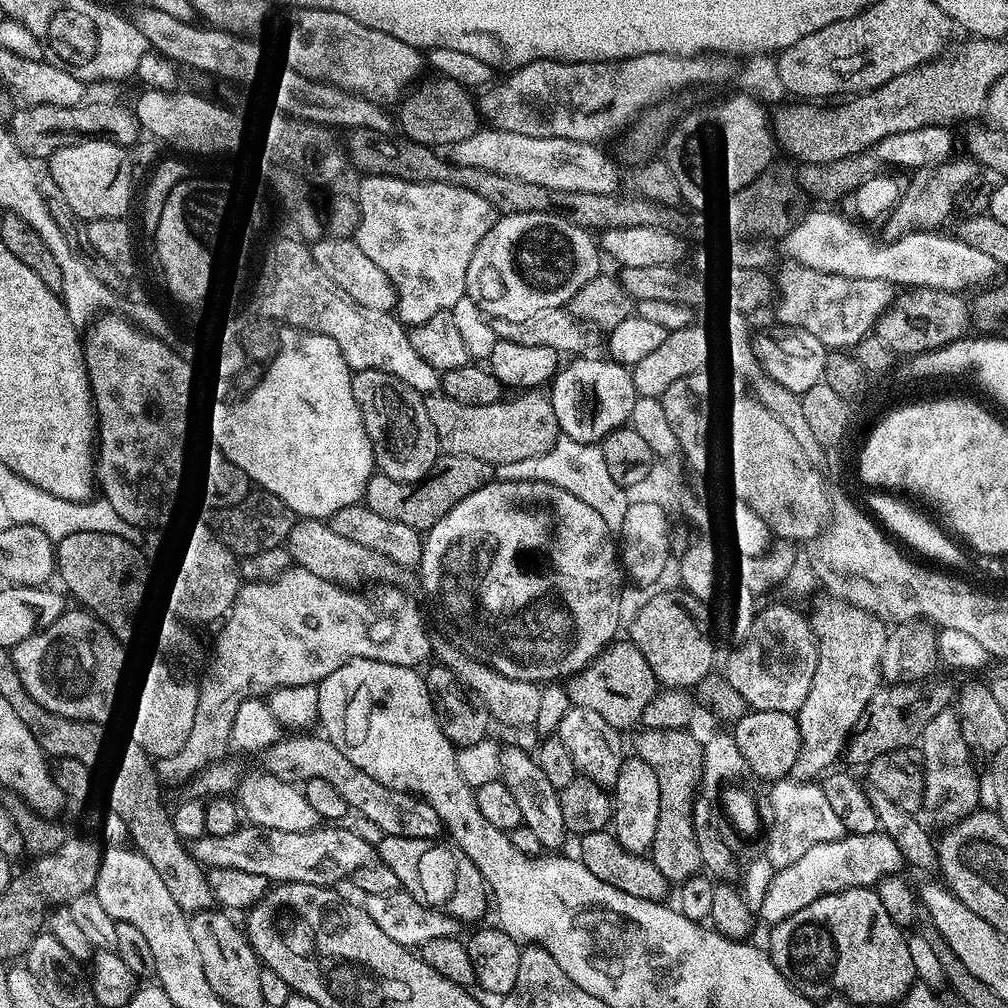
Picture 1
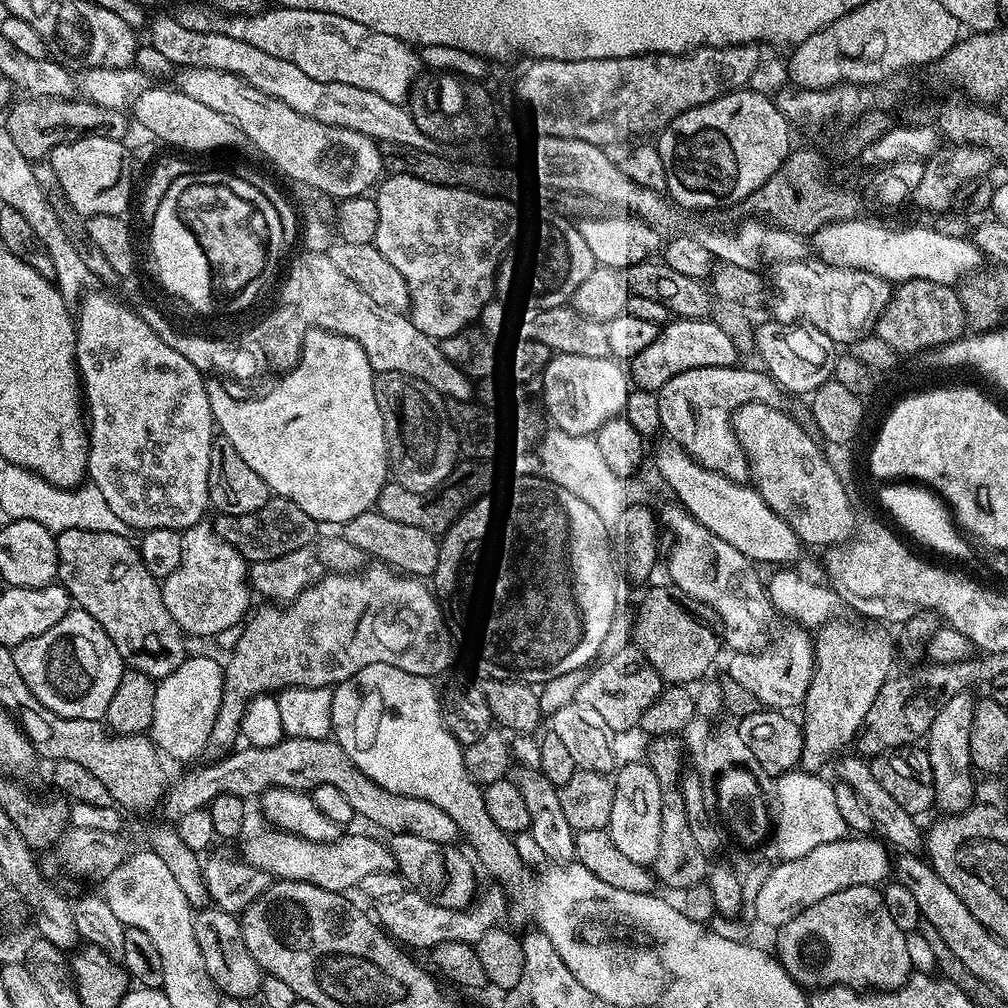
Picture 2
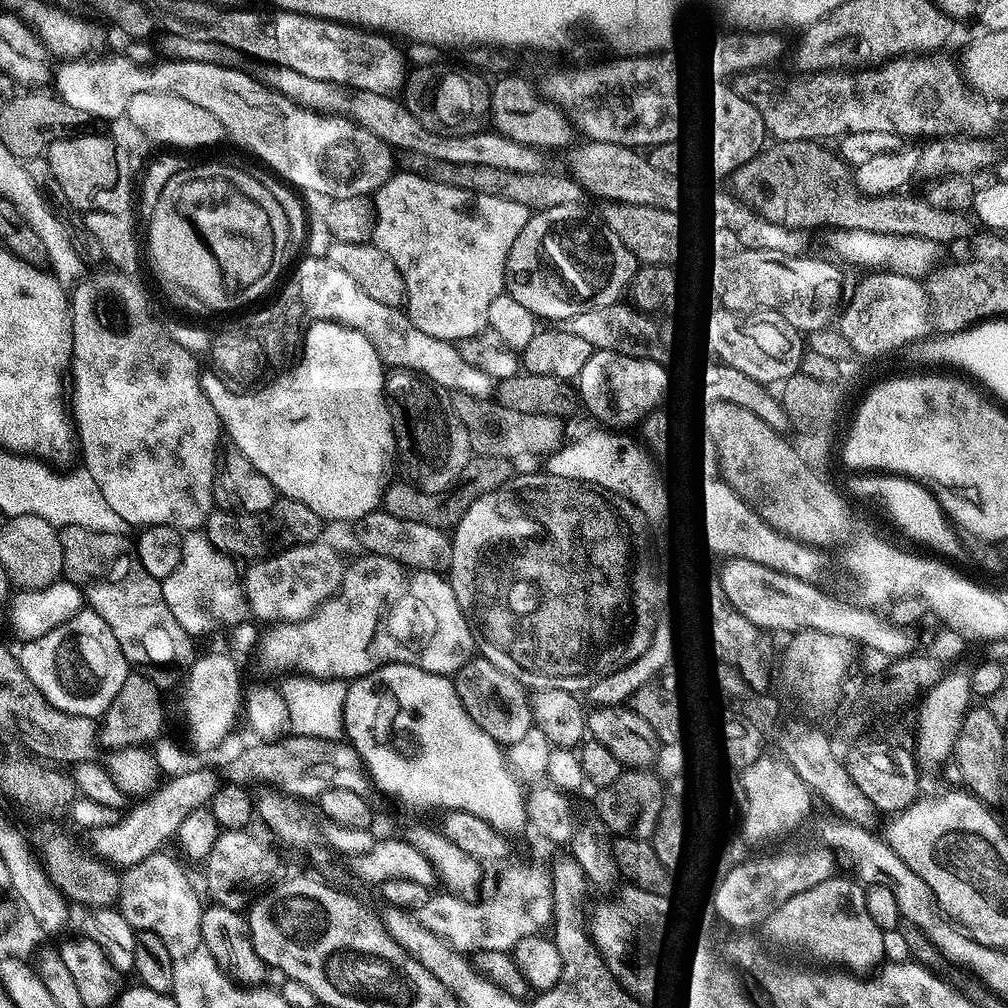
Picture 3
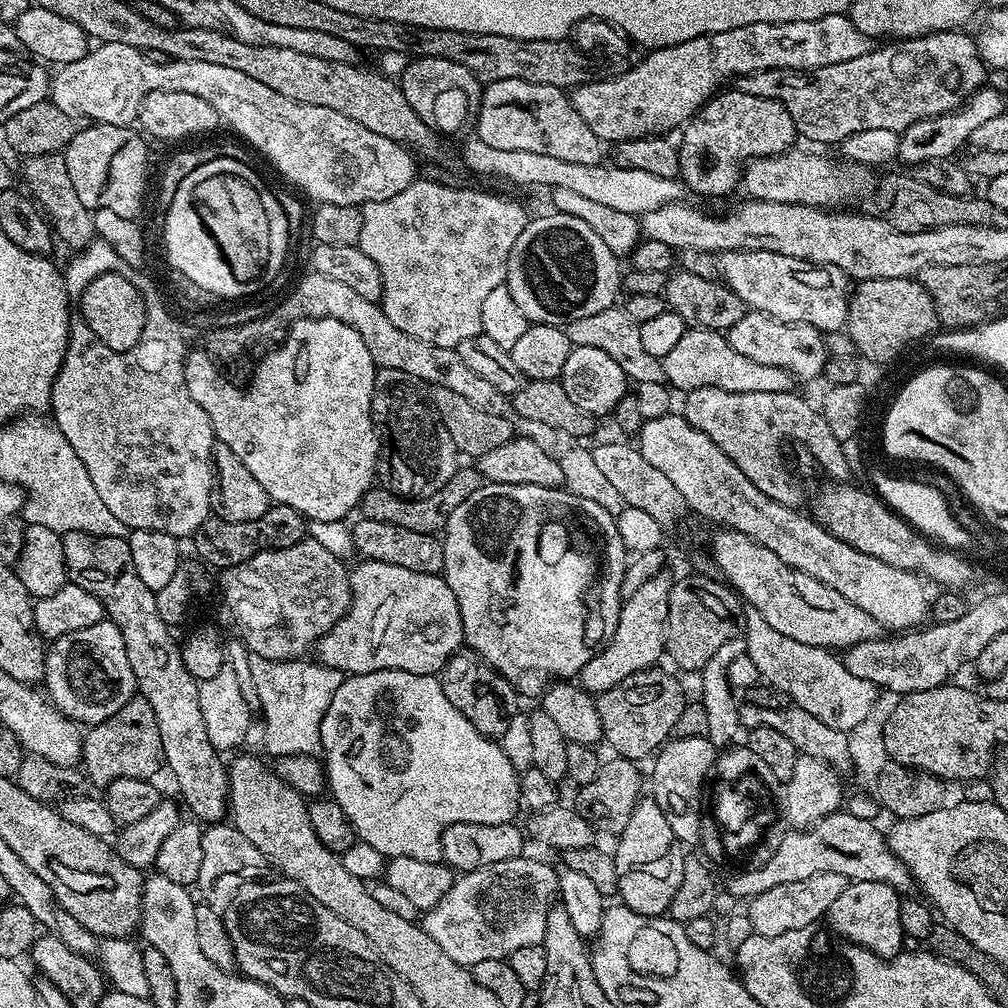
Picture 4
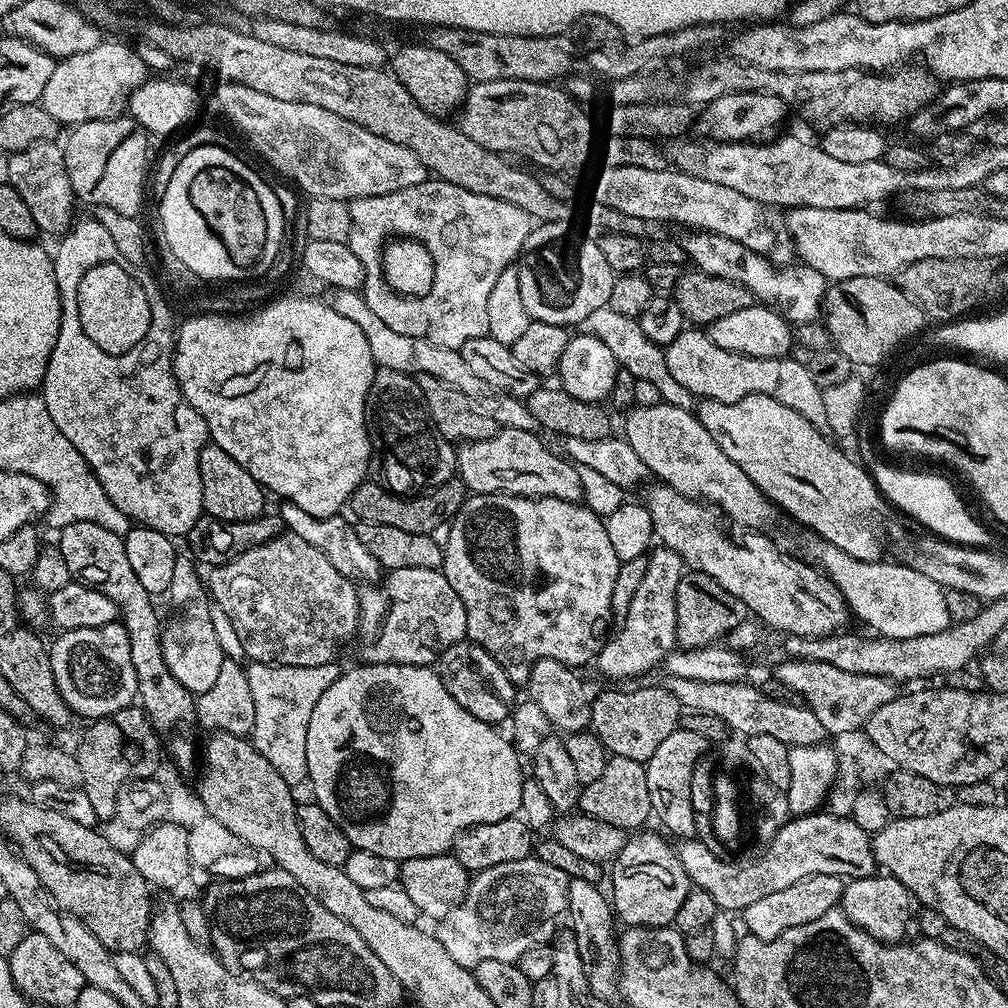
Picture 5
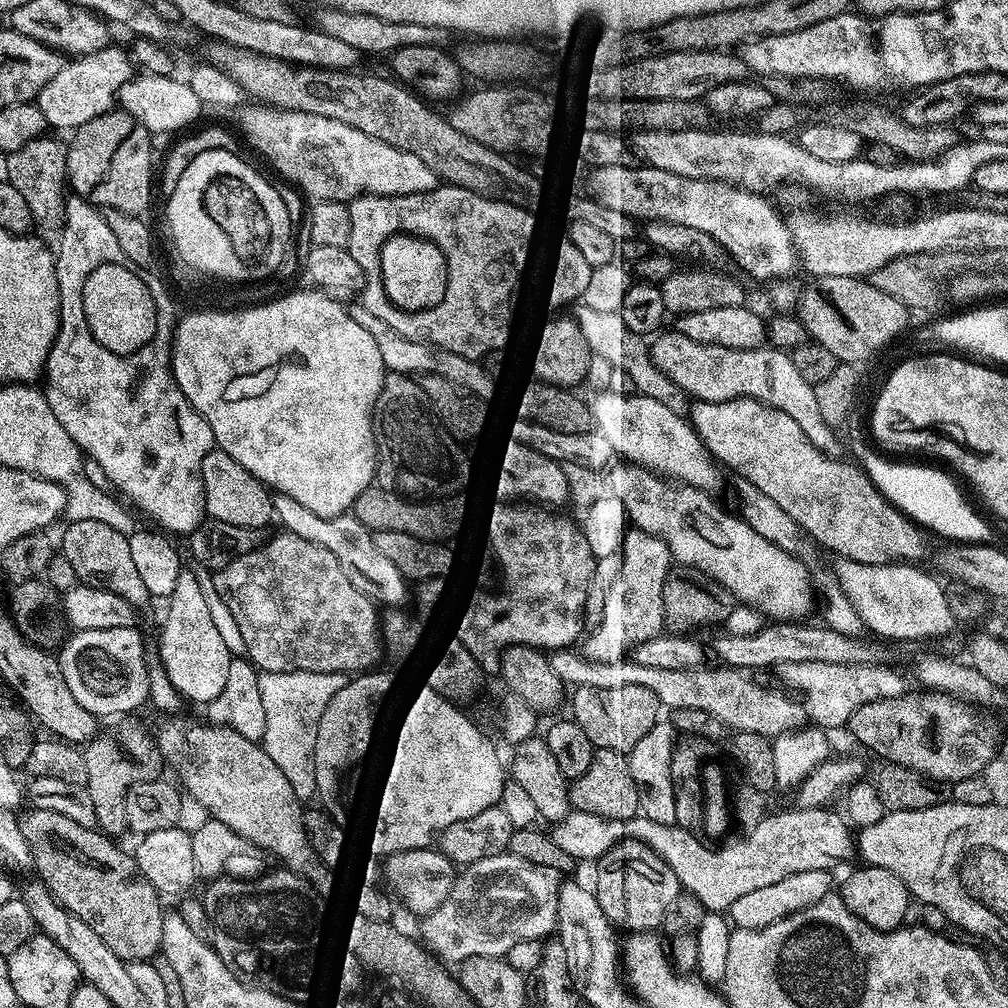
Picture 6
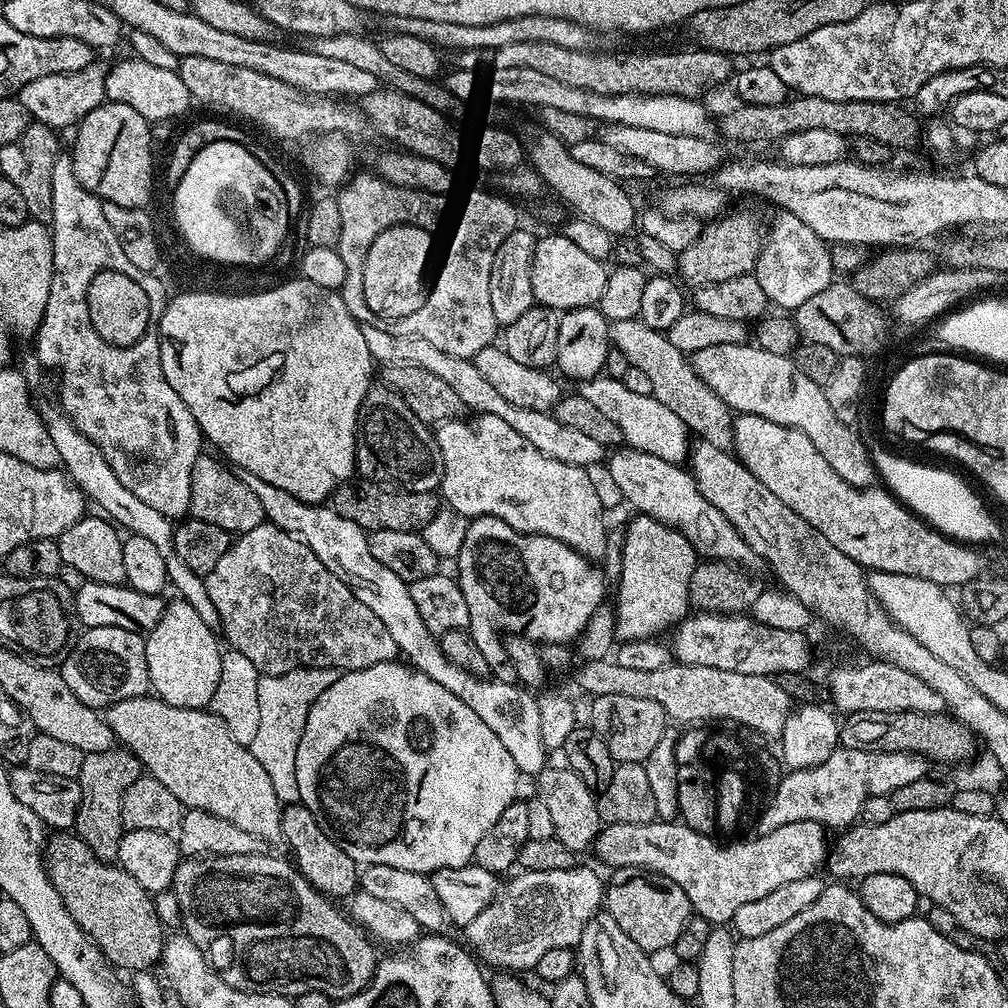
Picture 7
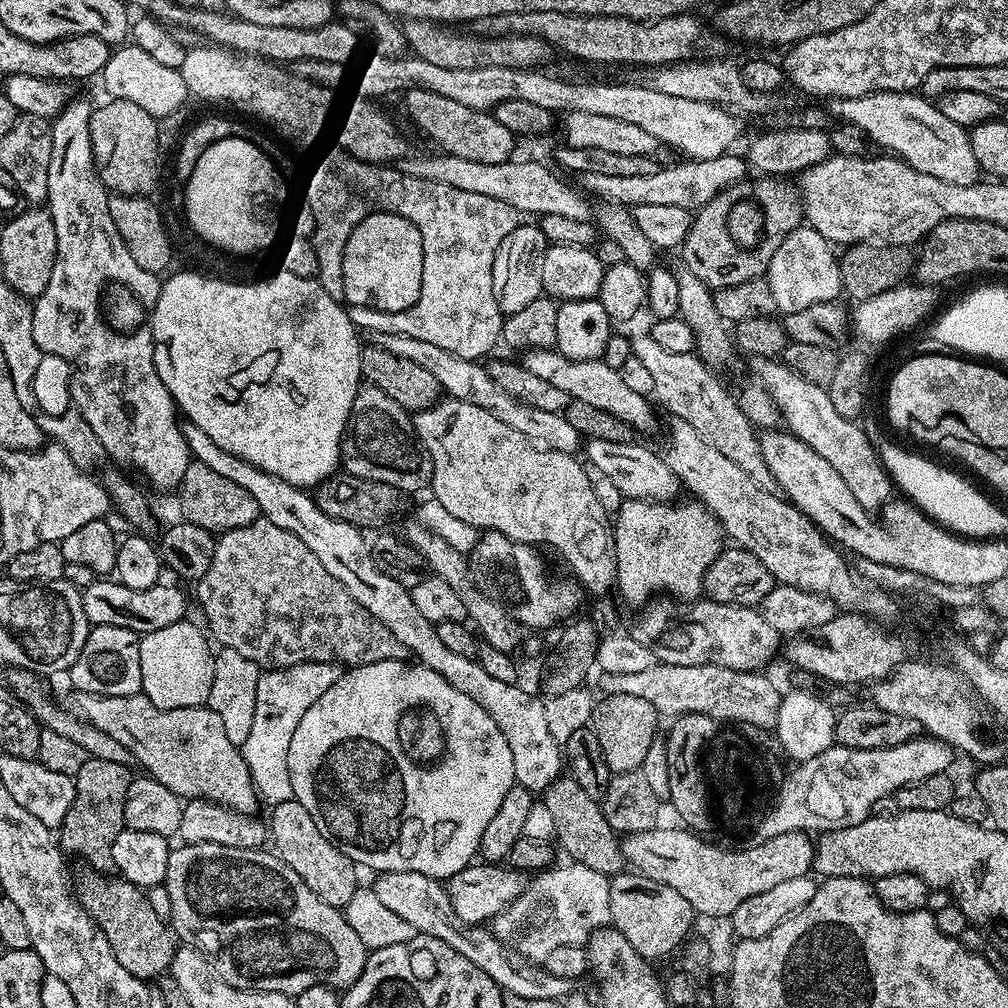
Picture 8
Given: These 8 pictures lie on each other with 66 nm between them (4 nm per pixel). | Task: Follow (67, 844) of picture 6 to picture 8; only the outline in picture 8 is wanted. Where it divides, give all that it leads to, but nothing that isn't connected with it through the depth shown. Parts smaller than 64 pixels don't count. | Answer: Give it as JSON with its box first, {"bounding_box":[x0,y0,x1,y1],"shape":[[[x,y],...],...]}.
{"bounding_box":[74,870,178,982],"shape":[[[84,870],[77,880],[75,877],[74,891],[88,917],[99,926],[102,934],[106,934],[106,942],[110,942],[114,958],[118,958],[130,974],[152,982],[171,969],[178,944],[165,917],[160,917],[155,906],[144,897],[147,896],[145,889],[112,874]]]}

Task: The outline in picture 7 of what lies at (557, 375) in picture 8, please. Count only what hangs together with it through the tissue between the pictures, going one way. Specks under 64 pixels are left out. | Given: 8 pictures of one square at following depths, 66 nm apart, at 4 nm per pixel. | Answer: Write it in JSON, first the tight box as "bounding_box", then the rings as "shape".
{"bounding_box":[578,374,690,465],"shape":[[[607,374],[593,376],[579,385],[578,395],[586,398],[586,402],[594,402],[610,422],[618,426],[624,435],[624,444],[637,448],[646,454],[658,454],[658,458],[666,458],[666,462],[683,465],[690,456],[690,433],[682,418],[670,410],[670,406],[662,406],[656,396],[634,394],[623,380],[615,380]]]}

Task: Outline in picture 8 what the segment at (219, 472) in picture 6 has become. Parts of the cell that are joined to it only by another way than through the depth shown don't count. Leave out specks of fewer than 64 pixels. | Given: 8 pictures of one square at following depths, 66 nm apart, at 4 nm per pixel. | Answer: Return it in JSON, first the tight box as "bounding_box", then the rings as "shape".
{"bounding_box":[178,460,261,534],"shape":[[[192,460],[186,466],[186,474],[182,474],[182,482],[178,489],[180,495],[180,512],[187,523],[202,526],[213,534],[223,534],[235,528],[245,528],[261,519],[258,502],[243,486],[230,482],[230,478],[222,478],[210,466]]]}

